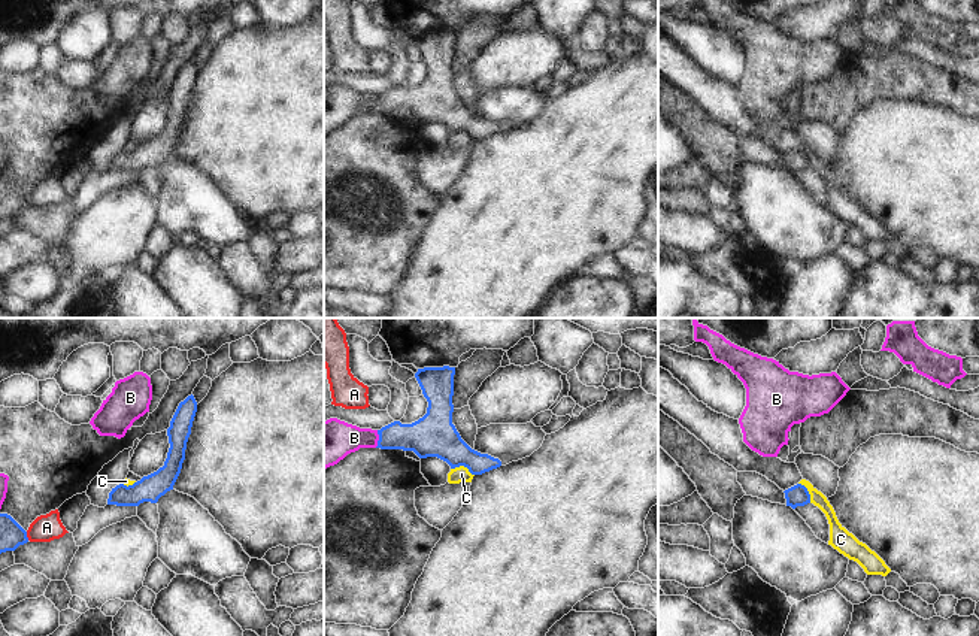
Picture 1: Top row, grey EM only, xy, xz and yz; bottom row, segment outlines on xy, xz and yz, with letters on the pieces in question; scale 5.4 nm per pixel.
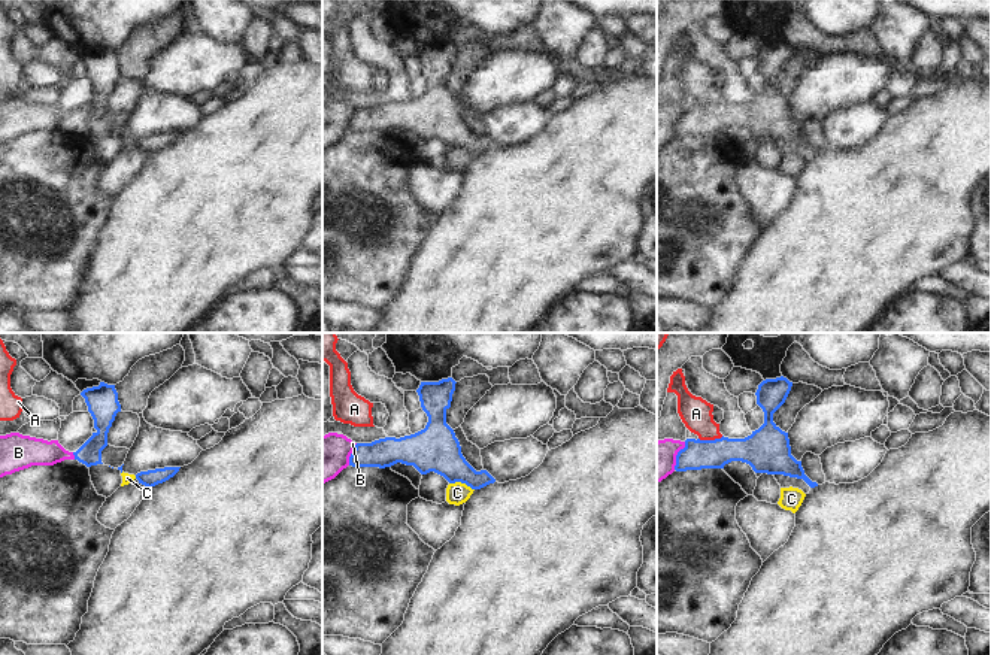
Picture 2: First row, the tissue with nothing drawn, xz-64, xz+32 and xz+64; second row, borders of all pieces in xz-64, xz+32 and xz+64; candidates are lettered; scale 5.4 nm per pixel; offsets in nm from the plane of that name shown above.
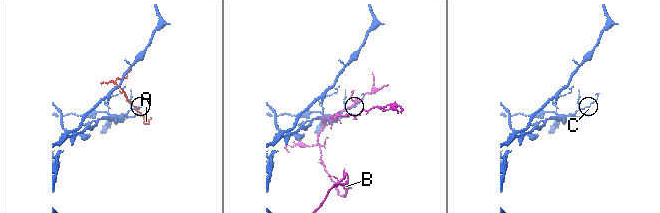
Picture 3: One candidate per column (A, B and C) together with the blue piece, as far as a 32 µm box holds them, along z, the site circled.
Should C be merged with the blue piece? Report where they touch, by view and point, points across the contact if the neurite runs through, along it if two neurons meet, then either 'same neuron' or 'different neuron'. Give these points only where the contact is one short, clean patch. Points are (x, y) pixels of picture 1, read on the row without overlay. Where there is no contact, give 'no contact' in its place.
xz (463, 130) | along xz (451, 133), (464, 132), (473, 141) | different neuron

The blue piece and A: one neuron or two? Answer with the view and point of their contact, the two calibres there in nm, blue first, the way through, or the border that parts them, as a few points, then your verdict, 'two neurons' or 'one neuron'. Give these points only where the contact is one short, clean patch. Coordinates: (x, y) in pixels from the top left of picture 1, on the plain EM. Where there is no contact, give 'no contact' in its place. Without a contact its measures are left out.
xy (26, 202) | 140/140 nm | along xy (26, 197), (29, 205) | two neurons

